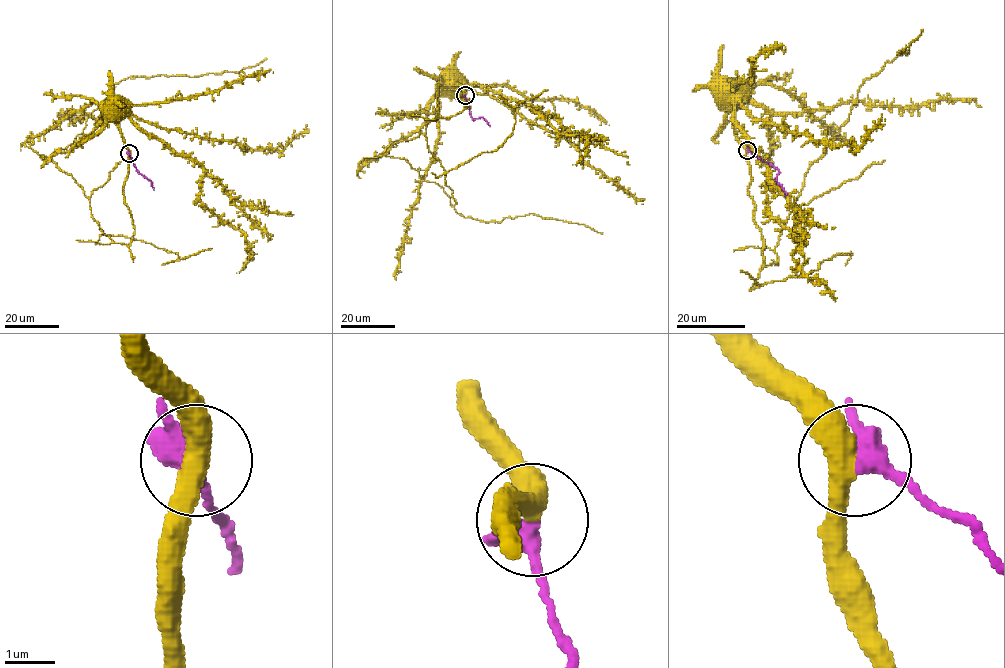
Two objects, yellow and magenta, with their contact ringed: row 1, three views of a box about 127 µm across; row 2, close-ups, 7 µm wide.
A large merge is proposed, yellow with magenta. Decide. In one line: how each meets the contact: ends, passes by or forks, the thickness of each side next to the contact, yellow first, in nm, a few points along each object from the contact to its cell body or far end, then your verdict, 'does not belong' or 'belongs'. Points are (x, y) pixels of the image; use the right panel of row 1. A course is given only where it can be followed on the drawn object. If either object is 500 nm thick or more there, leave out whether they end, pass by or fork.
yellow passes by; magenta passes by; calibres 440 and 400 nm; course yellow (747, 150), (736, 134), (732, 113), (719, 102), (712, 87); course magenta (747, 150), (775, 167), (778, 173), (775, 180), (786, 196); does not belong

